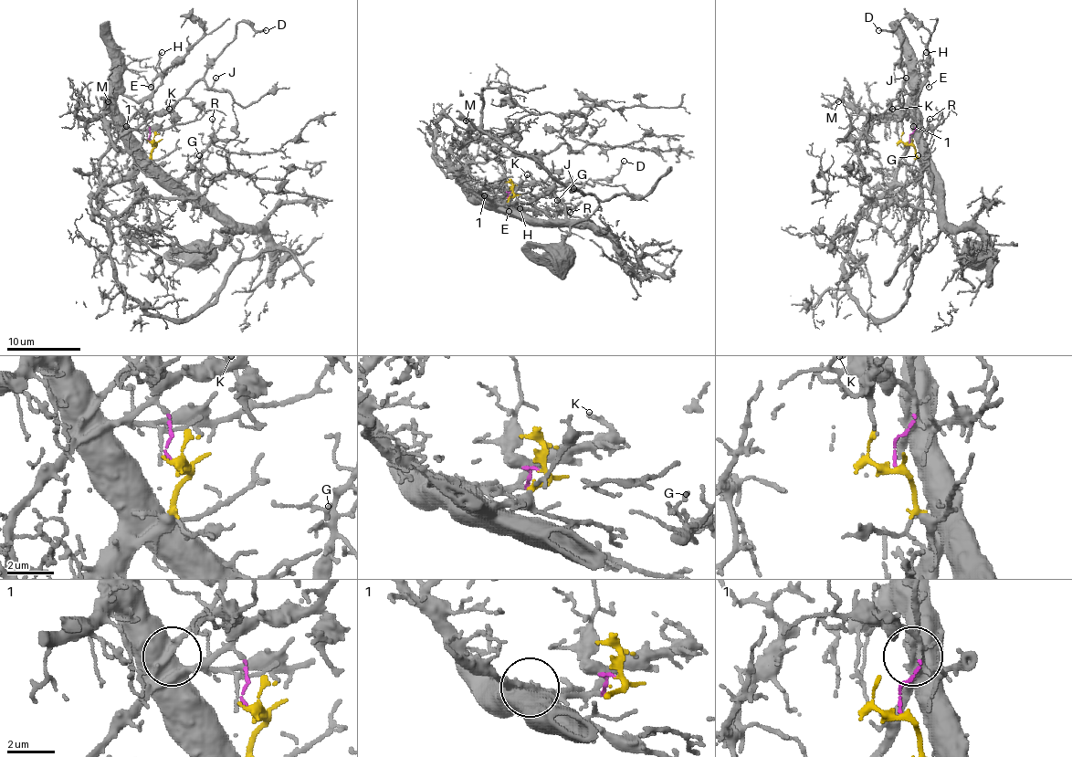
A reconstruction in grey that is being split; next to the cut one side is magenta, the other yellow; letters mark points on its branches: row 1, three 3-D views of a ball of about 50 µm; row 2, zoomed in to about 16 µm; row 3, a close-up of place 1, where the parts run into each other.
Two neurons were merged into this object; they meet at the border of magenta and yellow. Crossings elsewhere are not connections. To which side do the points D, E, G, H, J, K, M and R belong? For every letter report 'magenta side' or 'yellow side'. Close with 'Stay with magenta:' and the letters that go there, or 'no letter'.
D: magenta side
E: yellow side
G: yellow side
H: magenta side
J: magenta side
K: magenta side
M: yellow side
R: yellow side
Stay with magenta: D, H, J, K

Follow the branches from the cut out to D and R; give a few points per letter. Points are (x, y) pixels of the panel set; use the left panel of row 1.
D: (152, 144), (146, 120), (153, 112), (166, 112), (196, 83), (233, 39), (238, 23), (266, 30)
R: (152, 144), (155, 146), (152, 162), (193, 201), (196, 194), (200, 155), (215, 133), (213, 118)

